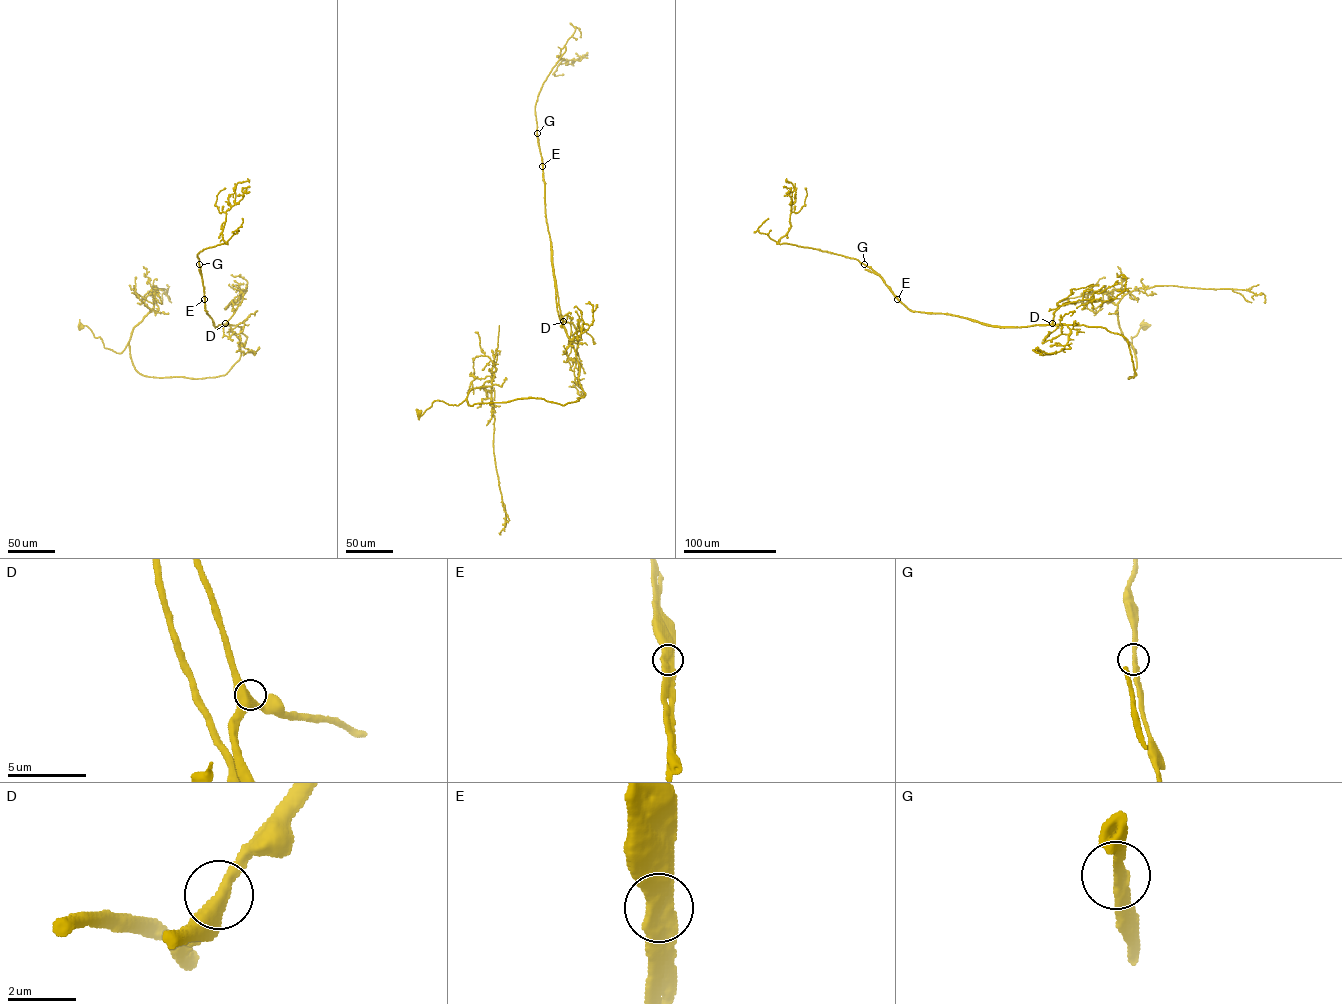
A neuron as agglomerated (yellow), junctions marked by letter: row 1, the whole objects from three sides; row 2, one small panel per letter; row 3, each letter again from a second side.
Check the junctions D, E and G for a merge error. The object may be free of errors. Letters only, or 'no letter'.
E

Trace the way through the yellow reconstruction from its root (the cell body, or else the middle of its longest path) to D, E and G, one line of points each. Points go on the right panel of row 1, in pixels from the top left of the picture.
D: (1143, 325), (1146, 326), (1131, 337), (1136, 369), (1129, 379), (1136, 373), (1125, 337), (1101, 327), (1052, 323)
E: (1143, 325), (1131, 337), (1129, 379), (1136, 373), (1128, 340), (1104, 328), (988, 325), (911, 311), (897, 299)
G: (1143, 325), (1131, 337), (1136, 369), (1129, 379), (1136, 373), (1120, 334), (912, 311), (864, 264)

